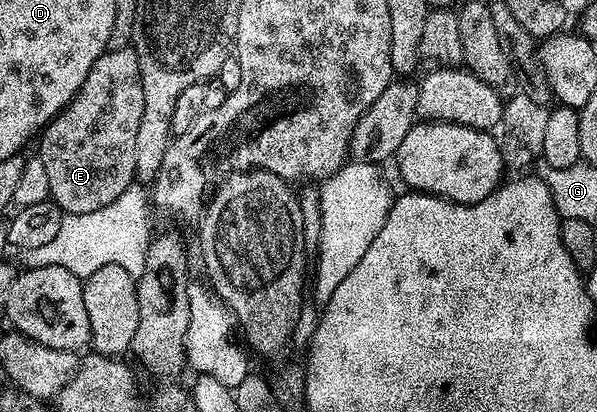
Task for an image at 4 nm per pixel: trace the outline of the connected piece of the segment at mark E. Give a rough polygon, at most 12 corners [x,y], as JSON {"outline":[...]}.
{"outline":[[107,50],[43,127],[50,201],[97,212],[135,181],[139,57]]}

